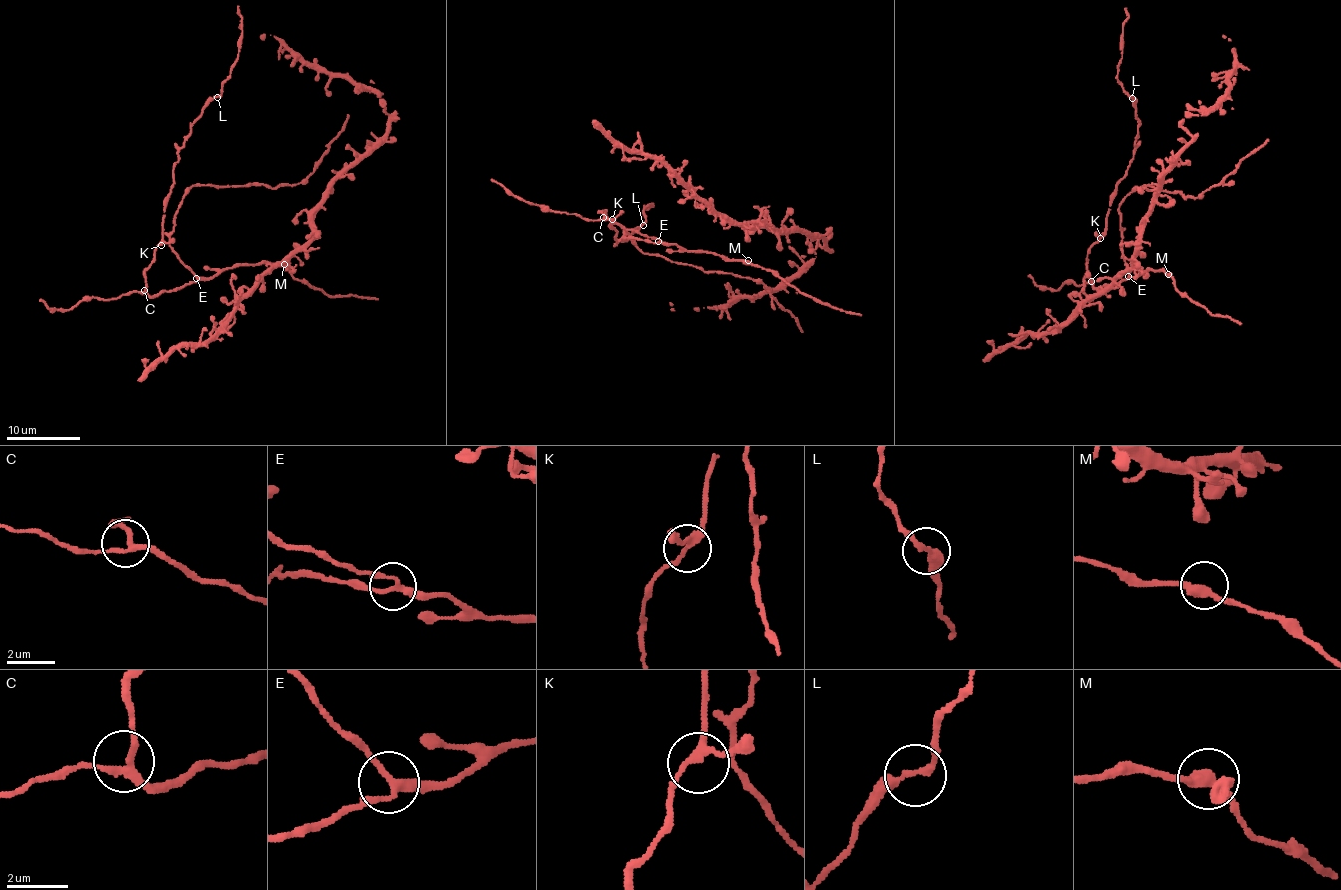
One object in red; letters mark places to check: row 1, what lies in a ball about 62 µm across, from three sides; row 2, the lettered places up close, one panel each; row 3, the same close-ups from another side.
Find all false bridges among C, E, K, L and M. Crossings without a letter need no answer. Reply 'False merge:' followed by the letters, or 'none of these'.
False merge: none of these

